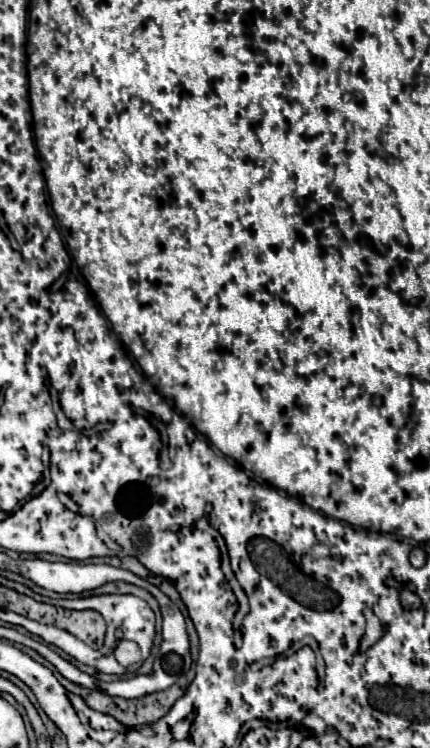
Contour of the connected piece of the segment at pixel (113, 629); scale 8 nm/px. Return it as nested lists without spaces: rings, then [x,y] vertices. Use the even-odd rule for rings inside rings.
[[[36,596],[36,600],[40,602],[48,602],[52,606],[60,606],[60,608],[66,608],[70,610],[95,610],[104,616],[106,624],[108,624],[108,632],[106,632],[106,642],[102,648],[114,648],[122,638],[126,640],[134,640],[140,650],[142,650],[142,660],[148,658],[150,650],[152,650],[152,642],[154,642],[154,612],[152,608],[138,596],[88,596],[88,598],[60,598],[60,600],[54,600],[54,598],[44,598],[44,596]]]

